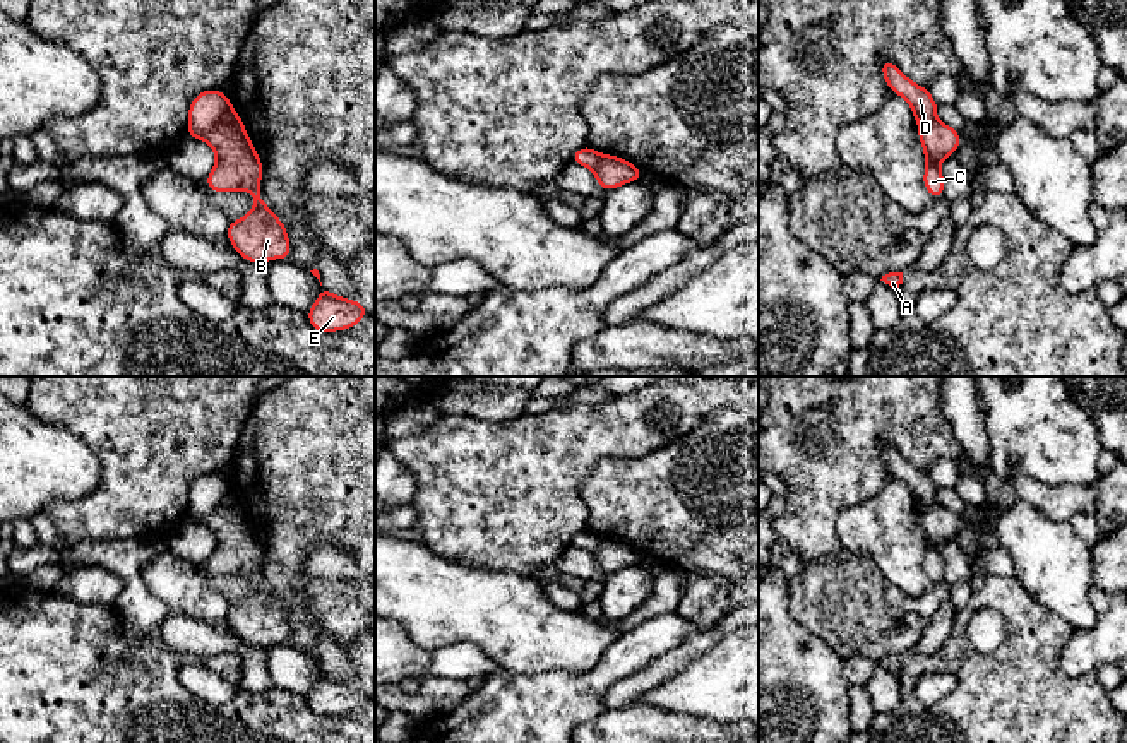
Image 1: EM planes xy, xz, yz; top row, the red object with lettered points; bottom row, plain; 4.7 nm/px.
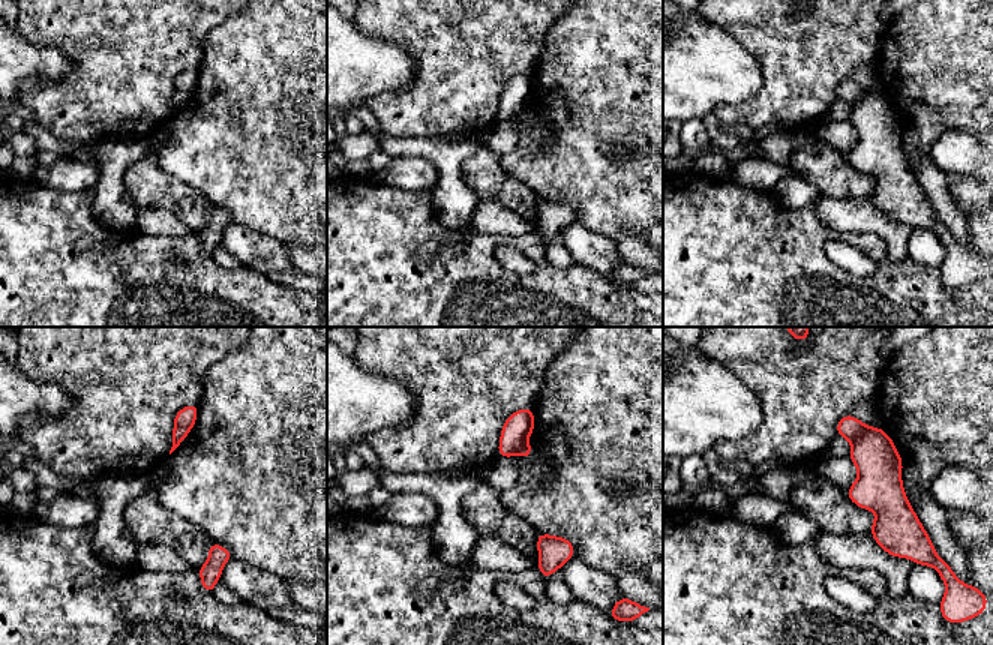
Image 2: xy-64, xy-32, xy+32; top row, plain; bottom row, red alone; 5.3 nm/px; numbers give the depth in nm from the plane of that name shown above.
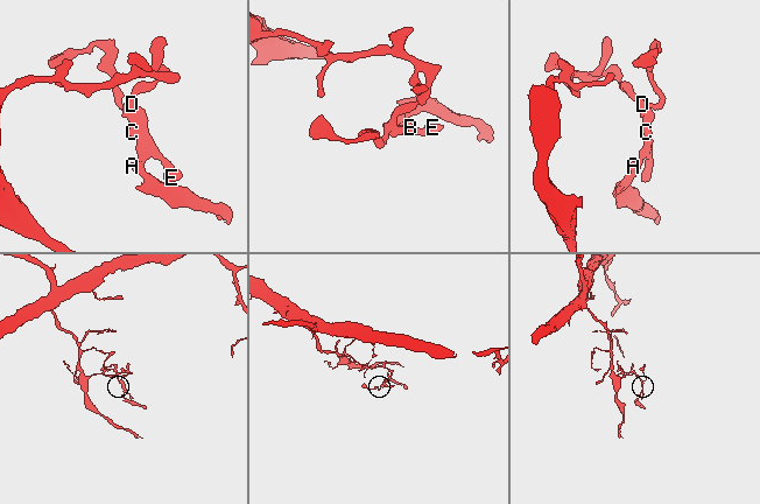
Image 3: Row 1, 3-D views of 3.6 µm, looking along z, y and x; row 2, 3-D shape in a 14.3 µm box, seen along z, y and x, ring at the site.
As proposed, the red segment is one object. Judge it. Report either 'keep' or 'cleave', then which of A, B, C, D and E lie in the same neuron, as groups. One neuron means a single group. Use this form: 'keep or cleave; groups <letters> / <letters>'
cleave; groups A B C E / D

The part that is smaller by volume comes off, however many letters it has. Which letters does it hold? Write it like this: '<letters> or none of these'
A, B, C, E

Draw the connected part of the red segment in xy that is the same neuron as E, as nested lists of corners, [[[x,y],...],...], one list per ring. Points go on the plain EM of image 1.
[[[327,673],[320,678],[307,697],[310,709],[319,716],[334,716],[355,710],[367,698],[367,688],[339,681]]]

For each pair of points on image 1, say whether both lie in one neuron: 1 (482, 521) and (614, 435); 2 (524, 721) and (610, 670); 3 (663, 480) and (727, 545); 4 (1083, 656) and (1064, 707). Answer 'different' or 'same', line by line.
1: same
2: same
3: same
4: different

